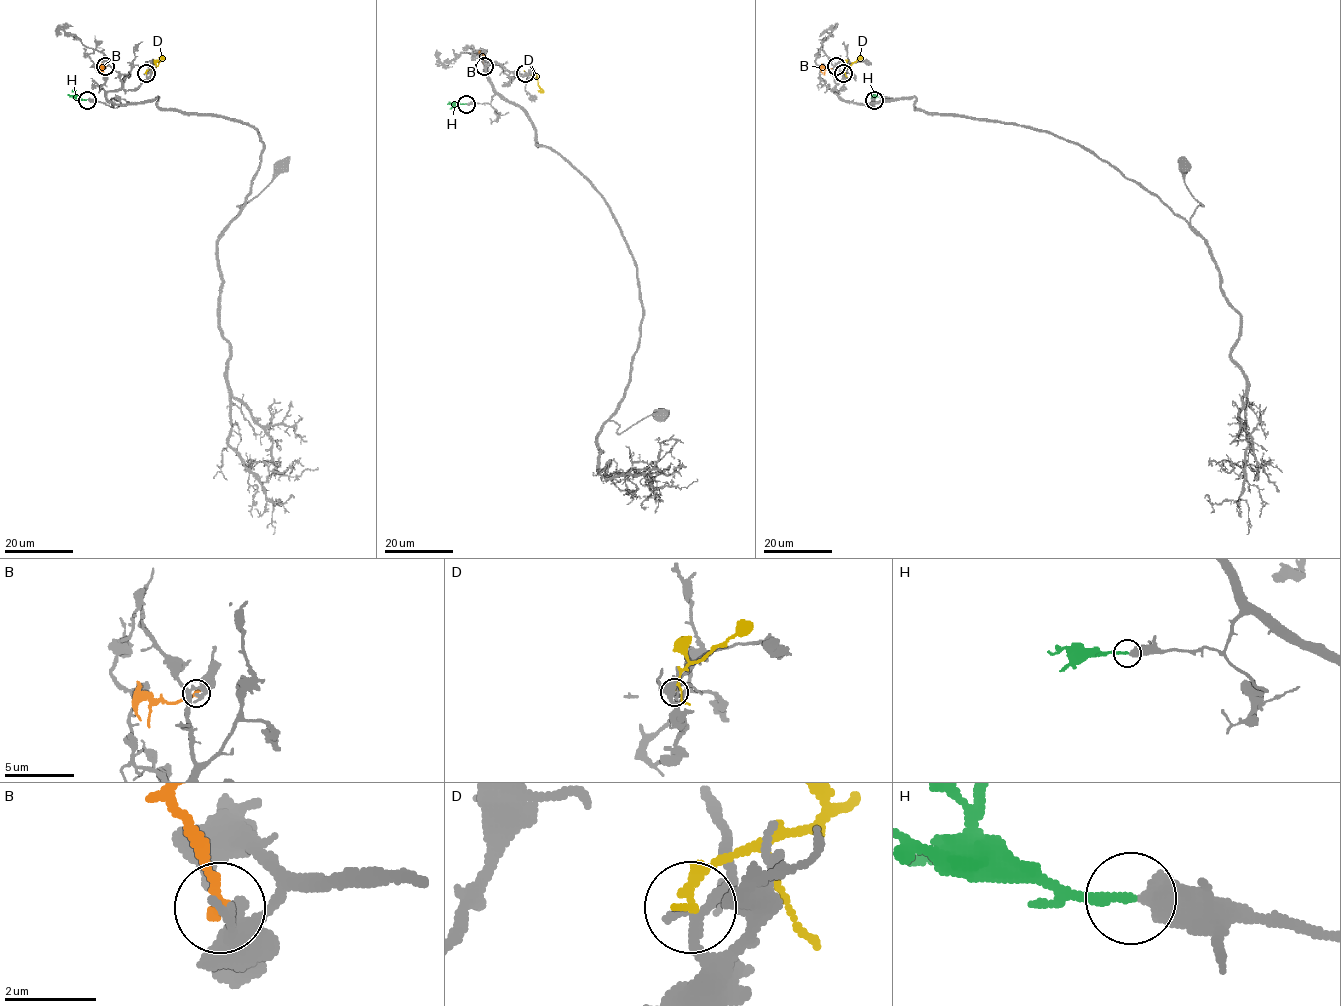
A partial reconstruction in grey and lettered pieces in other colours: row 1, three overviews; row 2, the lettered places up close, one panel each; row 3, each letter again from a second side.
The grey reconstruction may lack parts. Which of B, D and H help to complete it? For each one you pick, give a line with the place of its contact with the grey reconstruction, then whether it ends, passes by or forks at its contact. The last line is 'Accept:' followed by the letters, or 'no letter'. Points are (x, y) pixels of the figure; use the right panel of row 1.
H: meets grey at (874, 100); it ends there
Accept: H

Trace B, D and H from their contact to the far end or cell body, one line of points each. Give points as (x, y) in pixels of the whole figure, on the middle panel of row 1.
B: (484, 66), (482, 52)
D: (525, 74), (535, 77), (543, 92)
H: (467, 104), (447, 104)

